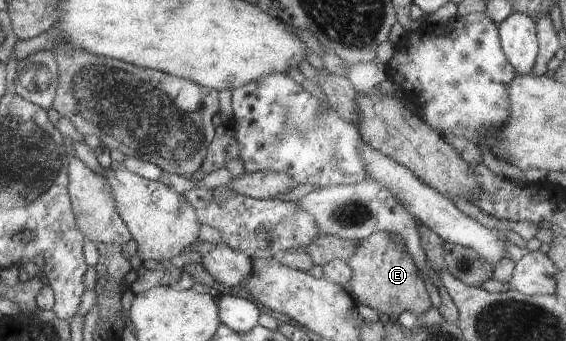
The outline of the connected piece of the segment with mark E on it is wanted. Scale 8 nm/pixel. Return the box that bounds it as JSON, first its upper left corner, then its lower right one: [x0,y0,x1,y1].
[347,232,432,319]

